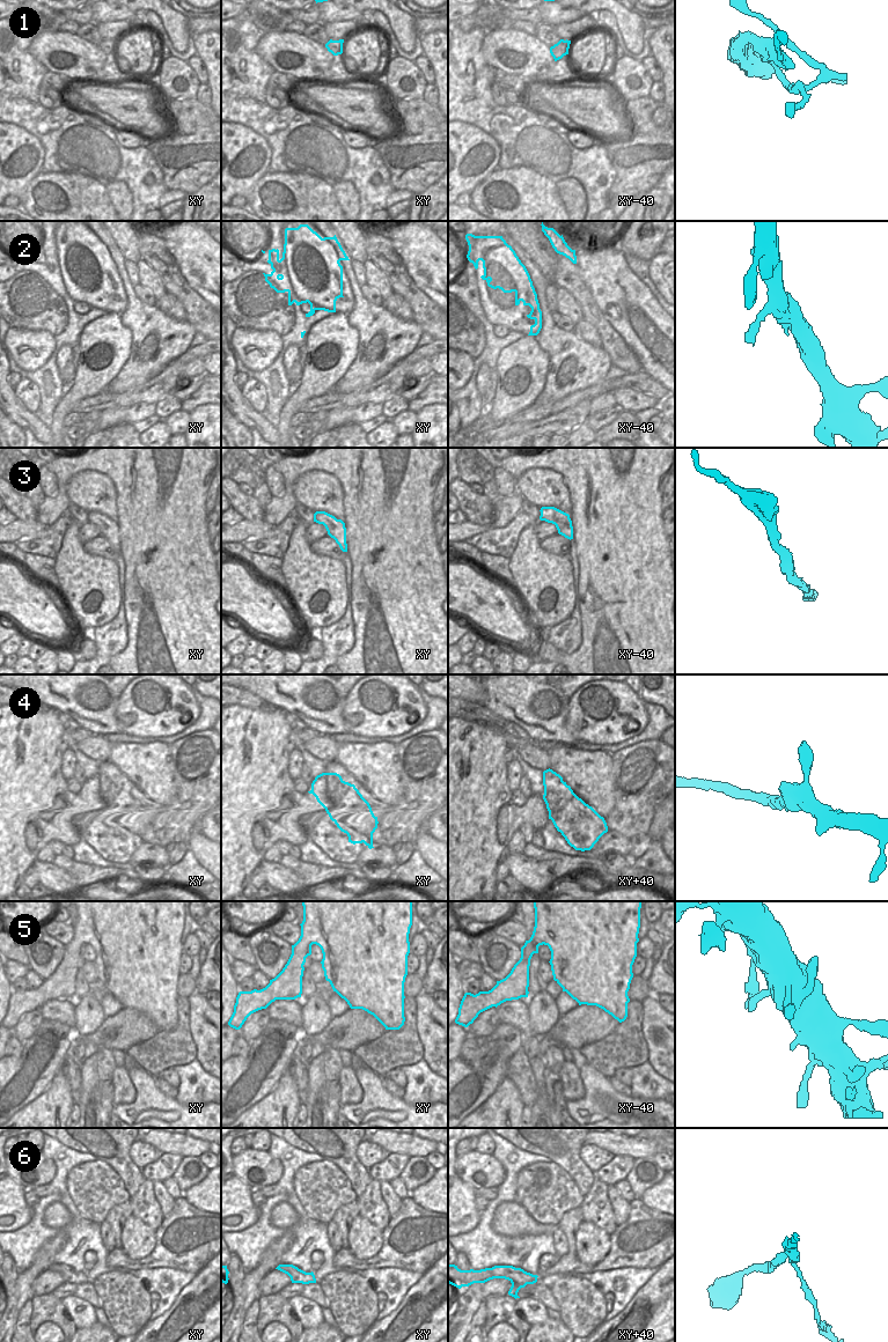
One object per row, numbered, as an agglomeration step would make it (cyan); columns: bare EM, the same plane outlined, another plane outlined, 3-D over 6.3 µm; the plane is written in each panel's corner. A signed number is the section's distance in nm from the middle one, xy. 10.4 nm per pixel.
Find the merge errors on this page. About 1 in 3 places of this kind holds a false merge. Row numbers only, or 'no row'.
1, 4

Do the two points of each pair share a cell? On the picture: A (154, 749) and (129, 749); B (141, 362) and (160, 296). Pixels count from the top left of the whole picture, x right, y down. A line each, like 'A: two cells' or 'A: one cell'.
A: one cell
B: two cells

